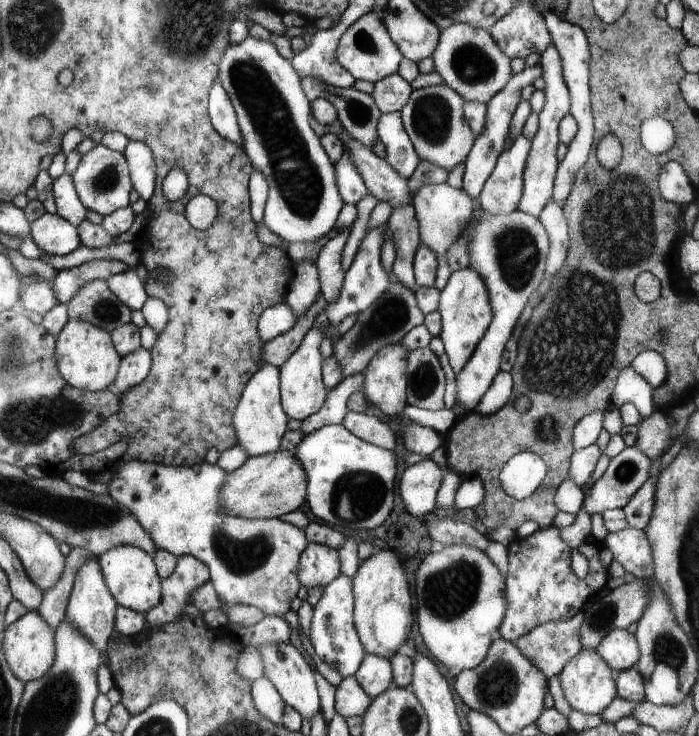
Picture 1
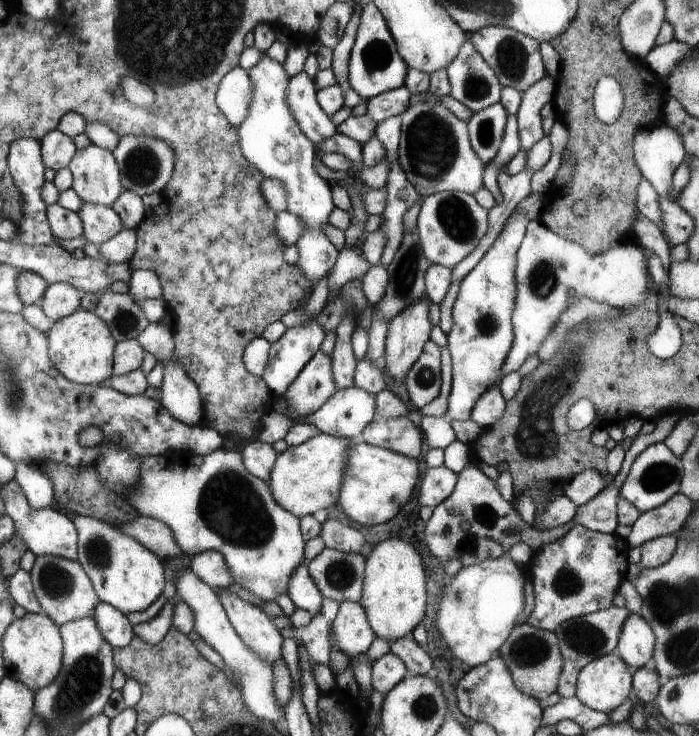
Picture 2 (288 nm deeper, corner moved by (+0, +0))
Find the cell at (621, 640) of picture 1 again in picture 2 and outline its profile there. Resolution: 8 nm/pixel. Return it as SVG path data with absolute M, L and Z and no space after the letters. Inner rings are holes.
M629 614L619 632L619 642L613 650L617 658L621 658L627 666L643 668L643 664L653 658L655 634L651 626L637 614Z

